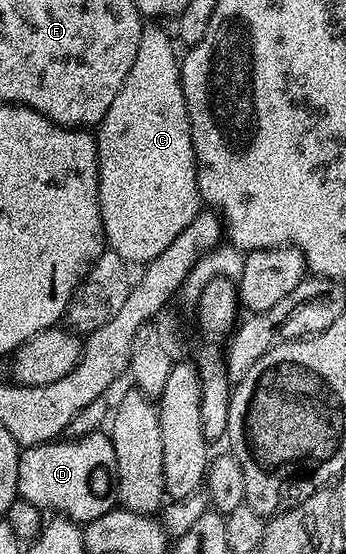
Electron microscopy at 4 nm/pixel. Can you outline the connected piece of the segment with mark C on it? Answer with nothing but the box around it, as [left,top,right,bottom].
[95,24,203,267]

